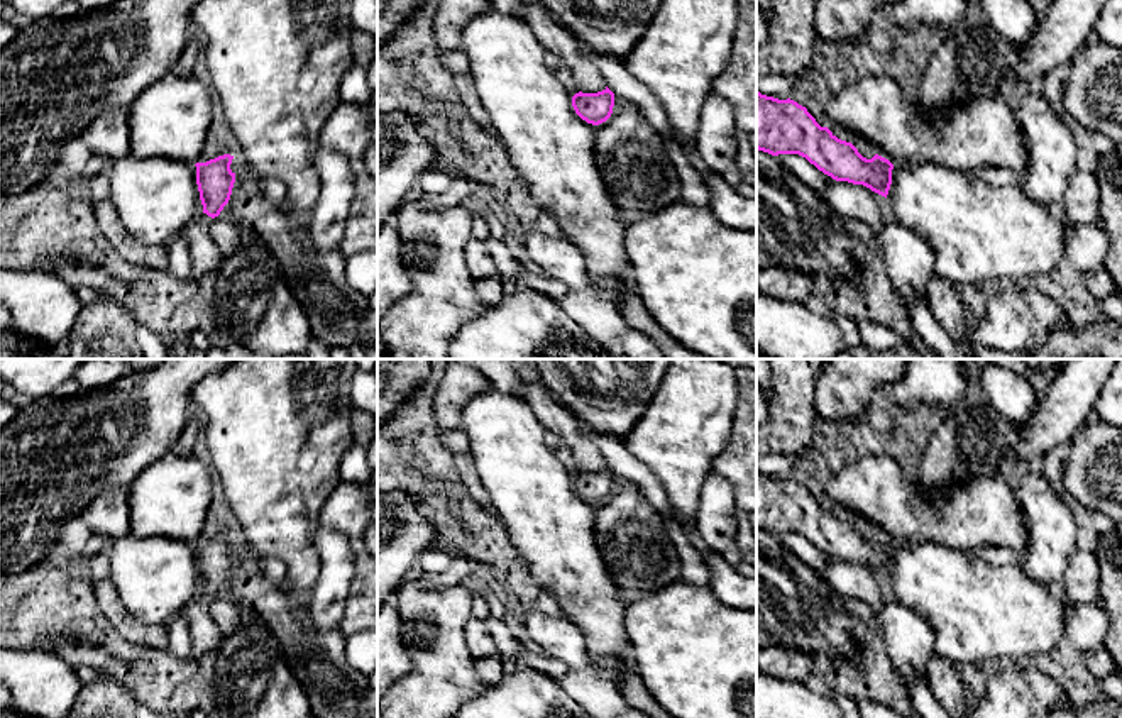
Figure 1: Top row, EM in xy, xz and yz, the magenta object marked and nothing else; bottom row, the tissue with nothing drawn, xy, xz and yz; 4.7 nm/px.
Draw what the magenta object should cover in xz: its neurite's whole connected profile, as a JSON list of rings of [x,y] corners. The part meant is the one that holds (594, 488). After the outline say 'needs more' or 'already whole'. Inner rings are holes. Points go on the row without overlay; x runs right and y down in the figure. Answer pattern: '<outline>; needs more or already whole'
[[[608,466],[597,472],[579,471],[572,476],[572,486],[582,500],[599,505],[613,493],[614,472]]]; already whole

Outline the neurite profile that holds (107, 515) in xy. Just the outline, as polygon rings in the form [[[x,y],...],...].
[[[127,486],[103,489],[80,515],[93,533],[108,542],[130,533]]]

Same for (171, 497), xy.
[[[166,452],[127,486],[130,533],[196,544],[213,483],[196,456]]]

